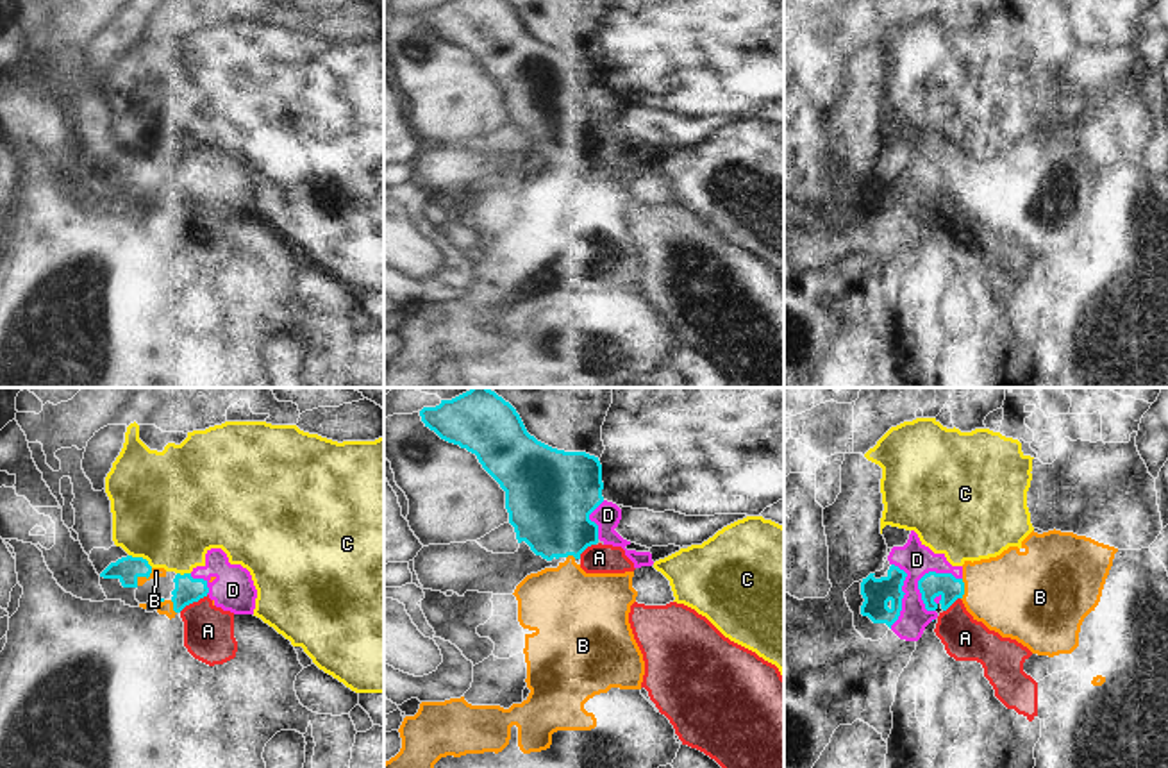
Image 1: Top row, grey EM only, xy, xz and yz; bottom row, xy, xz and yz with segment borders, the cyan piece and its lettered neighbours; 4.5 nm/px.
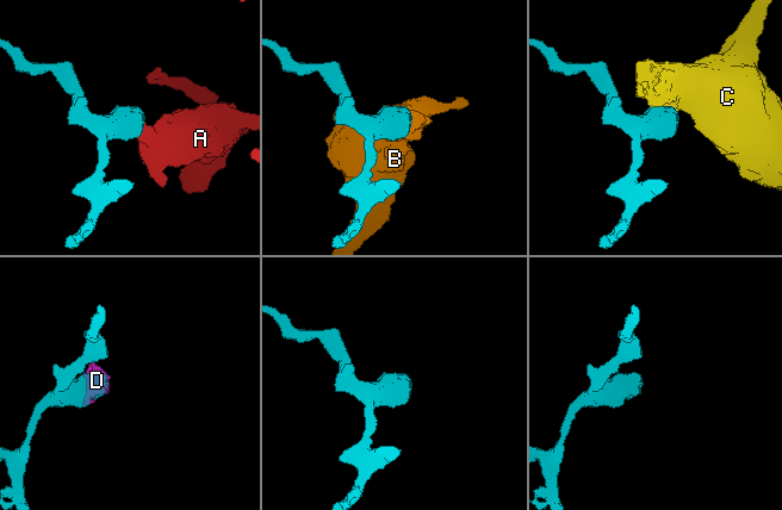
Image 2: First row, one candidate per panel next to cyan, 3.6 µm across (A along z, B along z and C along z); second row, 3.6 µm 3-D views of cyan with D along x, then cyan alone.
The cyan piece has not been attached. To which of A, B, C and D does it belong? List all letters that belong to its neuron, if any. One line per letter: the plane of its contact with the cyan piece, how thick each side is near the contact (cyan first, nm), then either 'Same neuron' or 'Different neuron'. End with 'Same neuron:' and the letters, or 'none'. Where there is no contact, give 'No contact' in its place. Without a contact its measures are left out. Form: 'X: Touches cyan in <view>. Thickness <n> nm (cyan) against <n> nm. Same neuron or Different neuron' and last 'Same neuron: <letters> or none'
A: Touches cyan in xy. Thickness 120 nm (cyan) against 220 nm. Same neuron
B: Touches cyan in xy. Thickness 110 nm (cyan) against 50 nm. Different neuron
C: Touches cyan in xy. Thickness 110 nm (cyan) against 500 nm. Different neuron
D: Touches cyan in yz. Thickness 120 nm (cyan) against 150 nm. Different neuron
Same neuron: A

